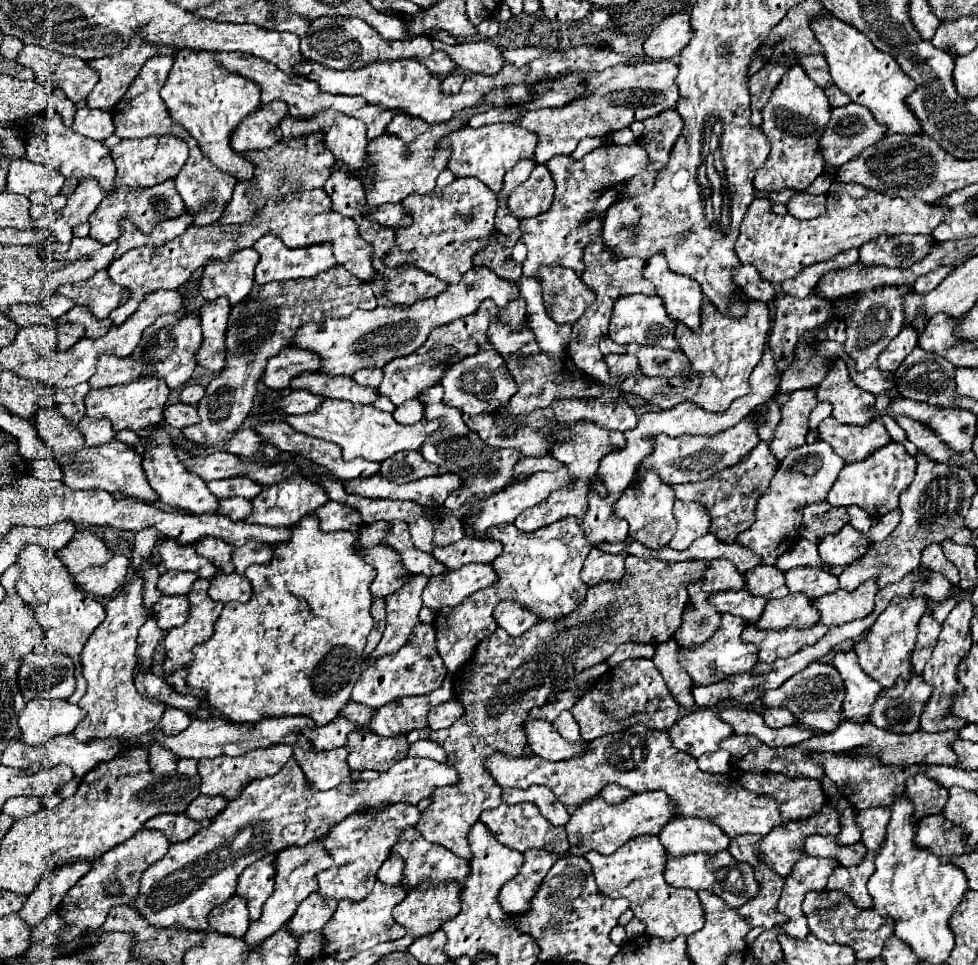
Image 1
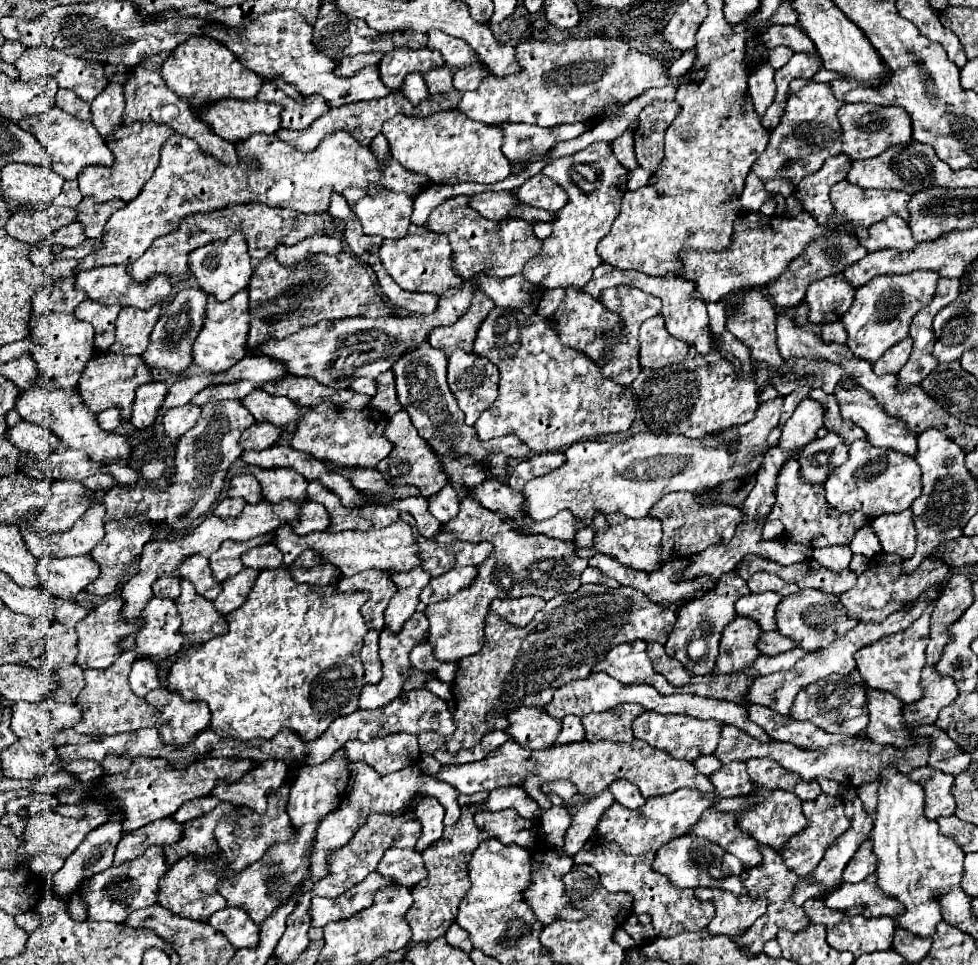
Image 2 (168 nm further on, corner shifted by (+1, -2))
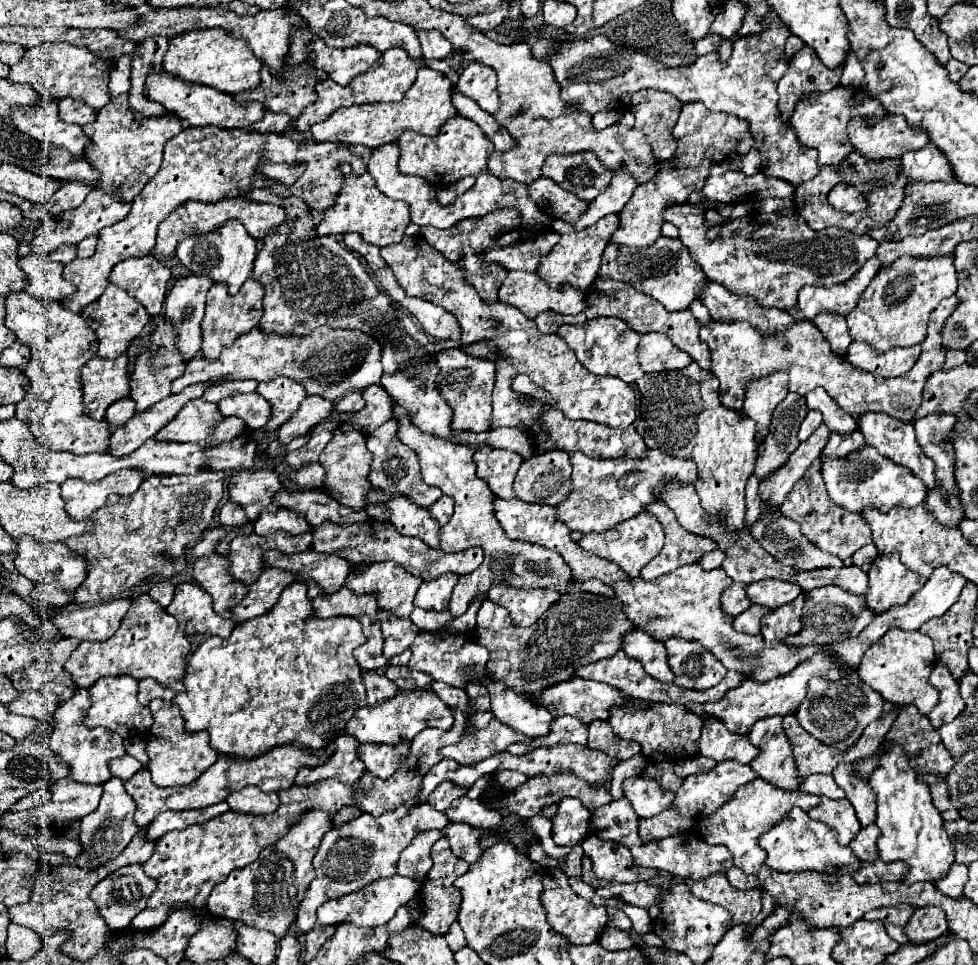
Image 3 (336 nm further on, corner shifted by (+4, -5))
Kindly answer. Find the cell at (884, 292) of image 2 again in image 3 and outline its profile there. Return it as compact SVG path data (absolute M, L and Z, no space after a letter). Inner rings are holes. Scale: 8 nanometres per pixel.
M898 257L892 265L882 267L882 273L862 293L858 305L846 315L852 339L866 341L876 351L894 347L912 347L924 341L932 309L956 293L958 277L954 257Z

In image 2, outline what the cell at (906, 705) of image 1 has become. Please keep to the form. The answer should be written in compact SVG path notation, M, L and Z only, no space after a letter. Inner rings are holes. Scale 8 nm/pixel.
M933 666L923 668L921 688L923 688L921 700L903 704L905 728L919 728L927 724L935 724L939 710L957 698L955 682L949 676L937 674Z

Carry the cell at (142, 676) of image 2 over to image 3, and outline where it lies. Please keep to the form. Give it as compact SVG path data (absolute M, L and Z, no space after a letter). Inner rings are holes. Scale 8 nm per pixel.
M140 681L140 693L138 693L138 701L148 707L152 699L156 697L162 697L166 701L170 701L170 691L162 685L158 685L156 681Z

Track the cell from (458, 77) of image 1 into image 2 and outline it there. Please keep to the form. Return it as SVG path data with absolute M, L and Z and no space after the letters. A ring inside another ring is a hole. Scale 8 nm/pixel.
M465 66L465 68L461 68L453 74L453 88L459 90L459 92L475 90L477 82L481 82L481 78L485 78L487 74L489 74L489 70L485 70L485 68Z

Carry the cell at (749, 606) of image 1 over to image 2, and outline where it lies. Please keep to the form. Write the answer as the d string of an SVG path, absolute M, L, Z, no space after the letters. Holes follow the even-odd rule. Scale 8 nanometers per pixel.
M773 592L747 594L747 596L741 596L735 602L735 612L739 616L753 618L763 632L775 630L775 622L773 622L773 618L775 618L775 606L781 600L783 600L783 596L773 594Z

